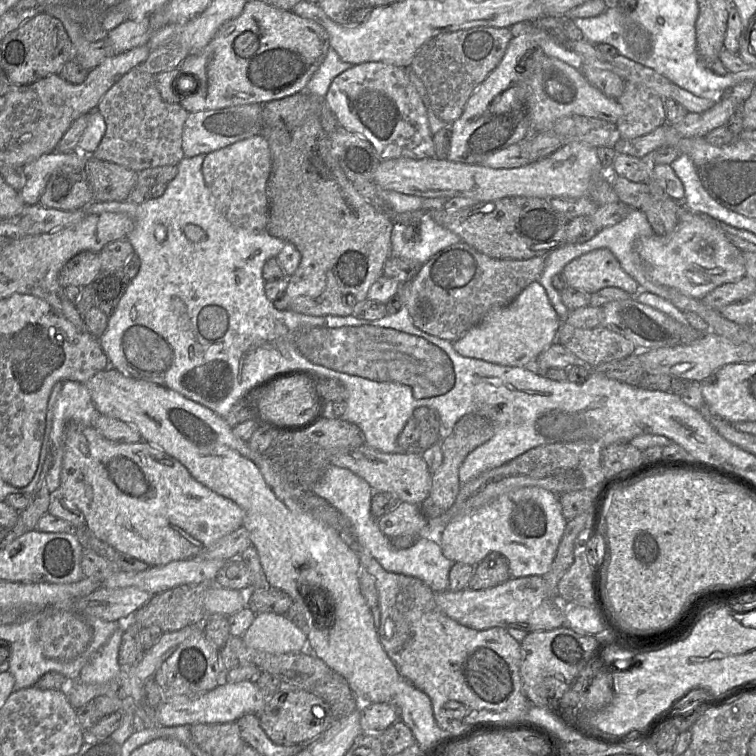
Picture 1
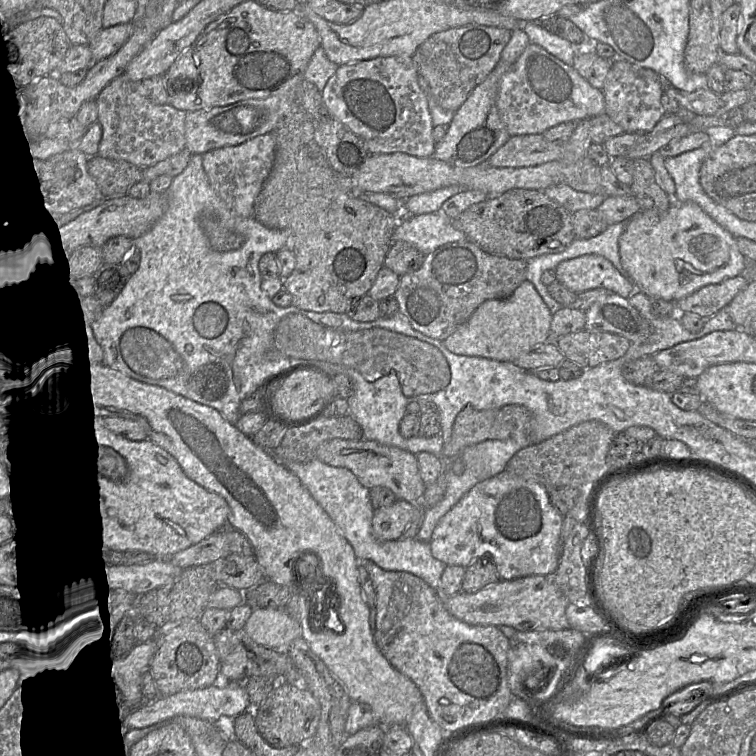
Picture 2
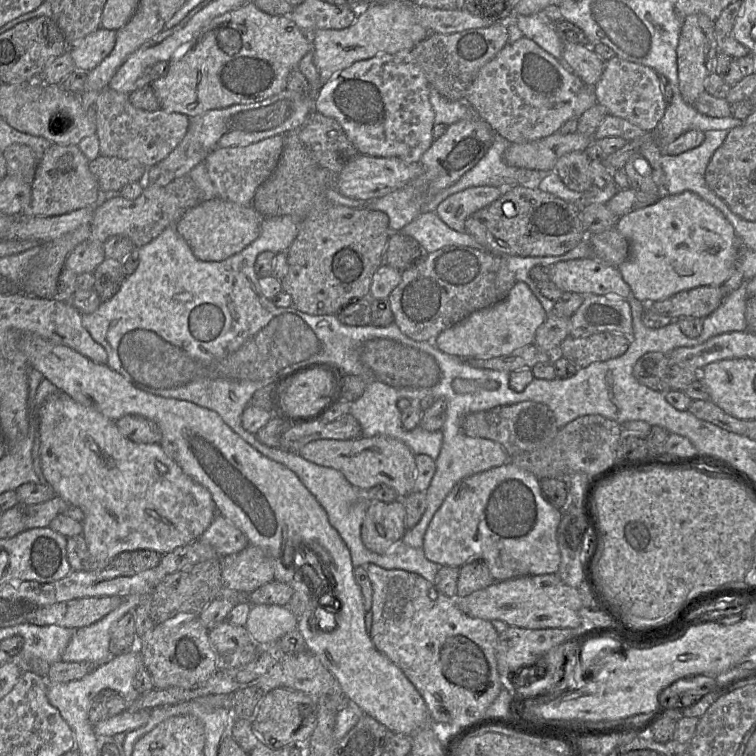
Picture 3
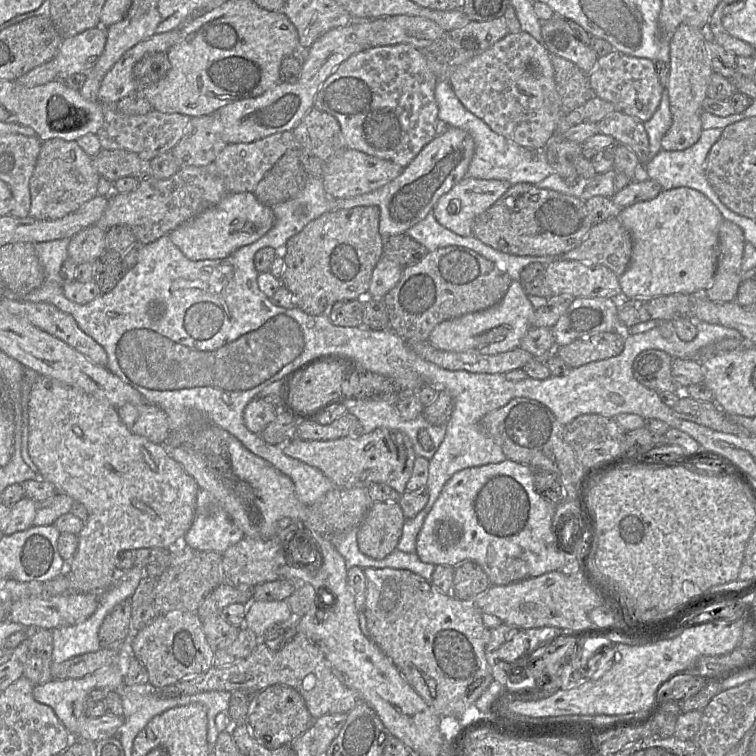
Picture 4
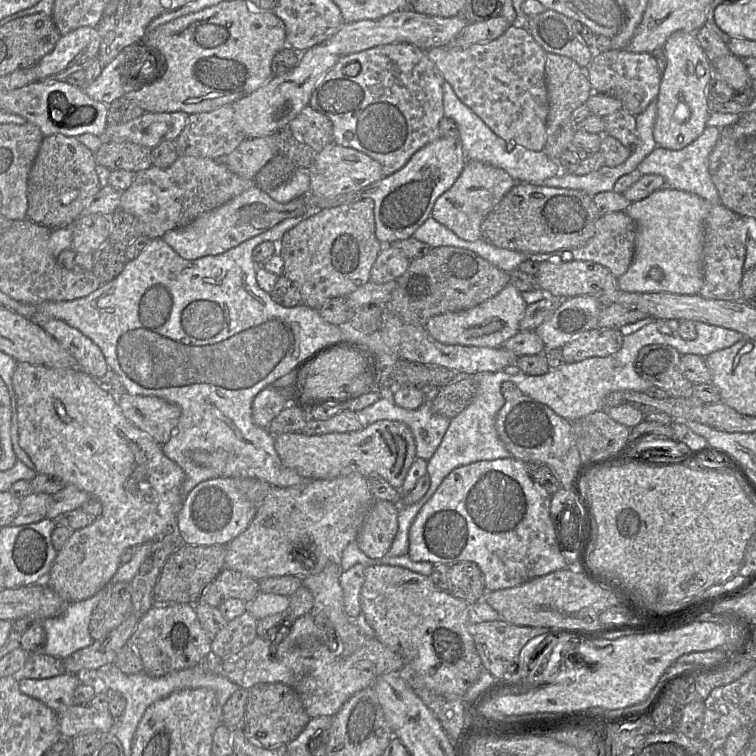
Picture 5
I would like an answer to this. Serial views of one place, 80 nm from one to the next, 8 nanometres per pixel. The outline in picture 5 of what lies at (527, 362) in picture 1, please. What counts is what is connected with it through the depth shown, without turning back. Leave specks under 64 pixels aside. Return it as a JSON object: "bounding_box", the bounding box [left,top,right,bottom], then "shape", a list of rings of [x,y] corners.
{"bounding_box":[424,283,527,348],"shape":[[[508,283],[500,293],[473,308],[431,317],[424,328],[432,338],[442,344],[501,348],[505,341],[520,331],[519,323],[527,305],[521,292]]]}

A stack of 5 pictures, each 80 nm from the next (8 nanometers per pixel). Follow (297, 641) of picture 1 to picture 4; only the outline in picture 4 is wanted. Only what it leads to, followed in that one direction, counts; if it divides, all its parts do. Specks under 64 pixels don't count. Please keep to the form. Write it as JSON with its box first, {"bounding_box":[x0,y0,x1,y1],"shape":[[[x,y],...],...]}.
{"bounding_box":[243,600,293,639],"shape":[[[253,600],[247,609],[243,626],[262,639],[270,627],[279,623],[292,622],[293,619],[287,601]]]}

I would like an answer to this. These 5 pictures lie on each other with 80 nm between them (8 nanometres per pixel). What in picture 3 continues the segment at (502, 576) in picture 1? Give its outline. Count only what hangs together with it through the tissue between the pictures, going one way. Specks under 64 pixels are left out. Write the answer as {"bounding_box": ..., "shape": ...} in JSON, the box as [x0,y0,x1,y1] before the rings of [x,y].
{"bounding_box":[457,559,494,598],"shape":[[[471,559],[459,568],[457,598],[464,598],[494,582],[484,559]]]}

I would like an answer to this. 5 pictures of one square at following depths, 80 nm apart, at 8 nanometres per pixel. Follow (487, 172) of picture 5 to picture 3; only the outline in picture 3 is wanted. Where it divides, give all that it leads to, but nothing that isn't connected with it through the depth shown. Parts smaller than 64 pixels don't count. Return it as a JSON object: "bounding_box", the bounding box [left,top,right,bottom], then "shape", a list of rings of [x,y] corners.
{"bounding_box":[435,186,504,233],"shape":[[[496,186],[466,188],[444,199],[435,212],[448,227],[464,233],[466,219],[472,213],[498,199],[504,189]]]}

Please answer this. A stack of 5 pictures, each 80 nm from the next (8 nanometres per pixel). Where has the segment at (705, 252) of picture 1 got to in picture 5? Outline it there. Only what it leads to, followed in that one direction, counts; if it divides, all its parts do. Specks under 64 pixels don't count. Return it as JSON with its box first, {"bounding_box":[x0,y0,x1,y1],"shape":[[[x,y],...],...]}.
{"bounding_box":[618,187,710,294],"shape":[[[669,187],[631,203],[625,212],[635,221],[637,227],[635,253],[628,270],[618,278],[618,288],[625,292],[699,294],[704,284],[702,271],[704,220],[710,207],[708,201],[696,194]]]}

